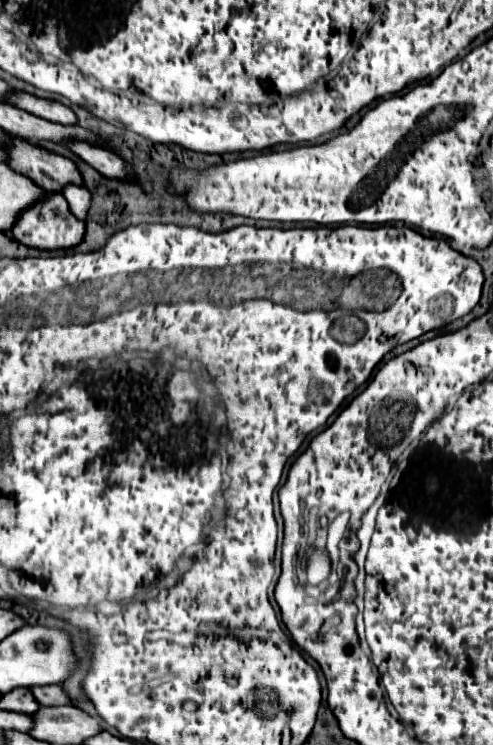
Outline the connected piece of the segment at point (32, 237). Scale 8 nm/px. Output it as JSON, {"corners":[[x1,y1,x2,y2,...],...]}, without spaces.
{"corners":[[48,192,46,198,34,206,30,206,26,212,22,212,22,216,18,218,12,234,18,242,32,246,32,248,40,248,40,250,64,250,64,248,74,248,82,242,86,232,86,224,82,220,78,220,70,210,68,210,68,202,62,194,52,194]]}

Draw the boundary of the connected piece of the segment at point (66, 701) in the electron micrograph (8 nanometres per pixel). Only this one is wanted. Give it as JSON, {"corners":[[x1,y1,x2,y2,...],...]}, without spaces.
{"corners":[[58,684,58,686,42,686,42,688,32,688,32,694,36,696,36,700,44,706,70,706,72,700,68,698,66,690]]}

